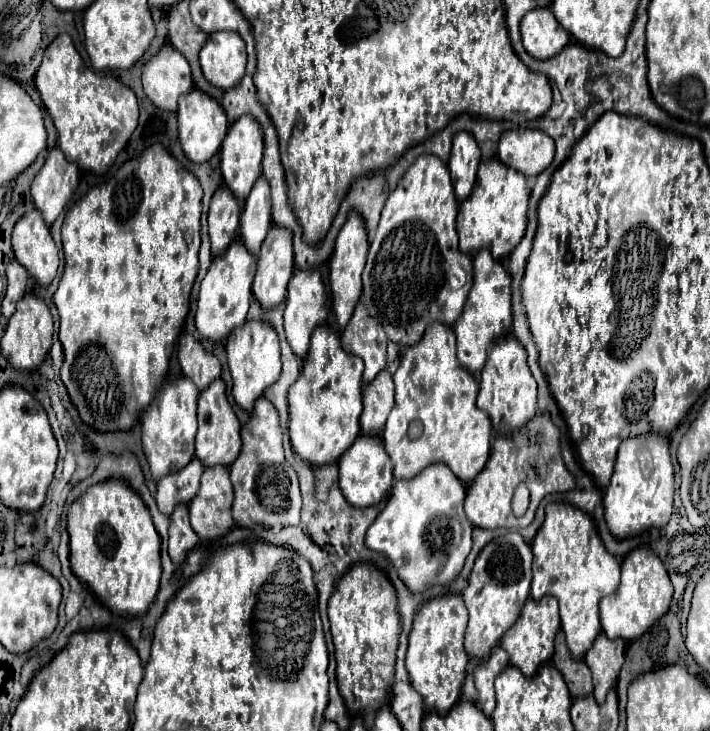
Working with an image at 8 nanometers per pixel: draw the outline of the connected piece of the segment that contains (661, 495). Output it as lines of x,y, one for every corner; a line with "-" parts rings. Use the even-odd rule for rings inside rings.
646,433
622,441
612,481
604,491
606,523
612,535
618,539
626,539
650,527
666,525
672,513
672,501
674,465
668,453
668,437
662,437
660,433
-
652,449
658,449
658,453

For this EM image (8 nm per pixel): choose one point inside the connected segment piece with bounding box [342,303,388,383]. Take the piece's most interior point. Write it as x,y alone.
363,336

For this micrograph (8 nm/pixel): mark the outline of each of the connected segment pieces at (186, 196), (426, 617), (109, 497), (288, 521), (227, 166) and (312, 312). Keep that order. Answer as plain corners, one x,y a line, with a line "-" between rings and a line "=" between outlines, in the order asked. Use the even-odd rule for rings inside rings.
152,145
148,147
140,157
126,161
106,183
92,187
80,201
76,201
62,225
62,247
64,247
64,257
66,257
66,267
64,275
60,279
58,291
54,293
54,305
58,309
60,317
60,343
64,349
64,365
62,365
62,381
68,389
68,395
72,403
78,407
78,413
84,423
98,431
120,431
120,429
130,429
146,403
152,401
158,385
165,381
168,372
168,361
176,343
176,337
184,325
184,319
188,315
190,307
190,291
194,285
194,279
198,275
198,249
200,249
200,213
202,213
202,187
200,181
186,171
174,155
162,147
162,145
=
454,593
428,599
414,617
414,625
408,637
406,669
428,711
438,709
438,713
448,713
460,699
460,687
464,683
468,665
468,653
464,651
466,623
468,613
462,595
=
122,479
88,487
68,509
72,573
88,583
100,601
118,615
142,615
154,601
160,583
160,537
140,495
=
260,397
254,405
250,421
240,431
242,449
236,461
230,465
230,479
234,487
232,517
238,527
264,525
264,527
286,527
300,523
300,485
296,471
284,459
282,427
278,413
270,401
=
242,115
240,119
236,119
228,133
226,139
222,143
220,149
220,169
222,169
222,177
224,177
224,185
236,193
238,199
246,199
246,193
250,193
254,181
260,177
260,167
262,167
262,129
258,125
258,121
254,117
246,117
=
318,267
312,269
298,269
290,283
288,283
288,299
286,299
286,311
284,311
284,329
286,329
286,337
290,341
290,347
294,349
294,353
298,353
298,357
304,357
308,353
308,345
310,345
310,335
312,331
326,321
328,317
328,307
326,307
326,287
322,281
322,273

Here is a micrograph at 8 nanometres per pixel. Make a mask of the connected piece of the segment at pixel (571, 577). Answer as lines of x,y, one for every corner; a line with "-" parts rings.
548,503
544,511
544,523
532,541
534,579
530,595
532,599
556,595
560,601
560,617
568,649
574,653
574,657
580,659
592,645
594,637
602,631
598,603
618,587
620,563
606,549
596,531
594,519
588,513
568,503

